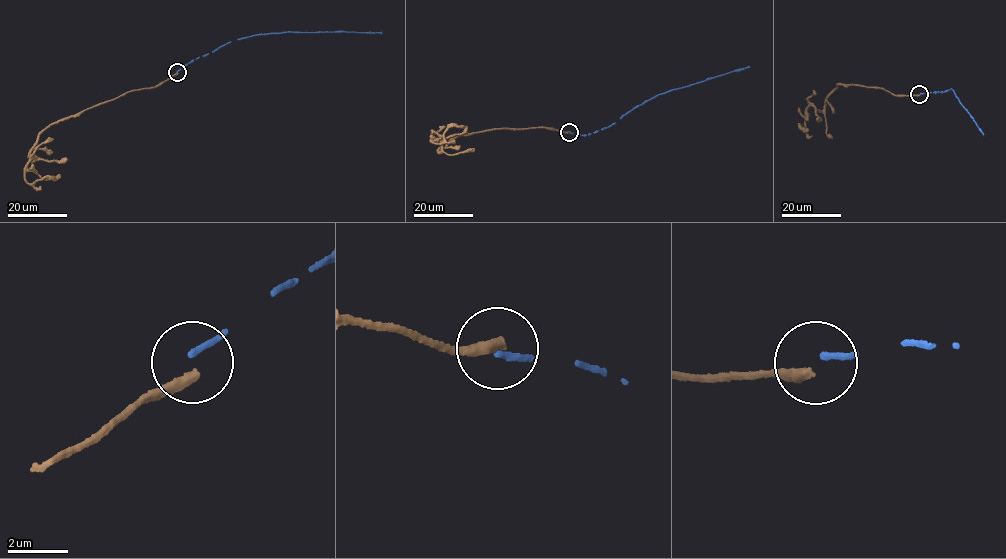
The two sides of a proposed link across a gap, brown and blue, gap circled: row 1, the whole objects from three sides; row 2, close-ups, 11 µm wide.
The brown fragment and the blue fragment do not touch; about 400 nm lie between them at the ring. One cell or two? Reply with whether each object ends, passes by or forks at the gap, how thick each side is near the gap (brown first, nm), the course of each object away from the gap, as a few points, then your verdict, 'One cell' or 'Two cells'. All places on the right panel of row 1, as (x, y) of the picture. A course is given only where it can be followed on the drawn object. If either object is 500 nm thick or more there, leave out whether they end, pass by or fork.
At the ring brown ends. At the ring blue ends. Thickness 340 nm (brown) against 180 nm. Course of brown: (919, 95), (895, 95), (881, 88), (837, 83), (823, 111), (809, 106), (804, 129), (800, 125), (808, 129). Course of blue: (920, 94), (952, 89), (983, 135). Two cells

